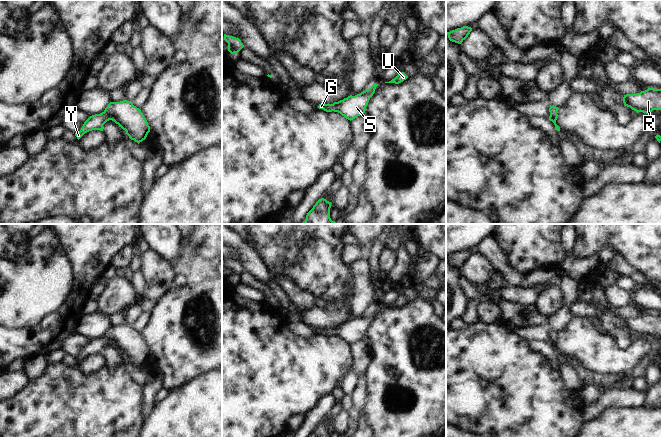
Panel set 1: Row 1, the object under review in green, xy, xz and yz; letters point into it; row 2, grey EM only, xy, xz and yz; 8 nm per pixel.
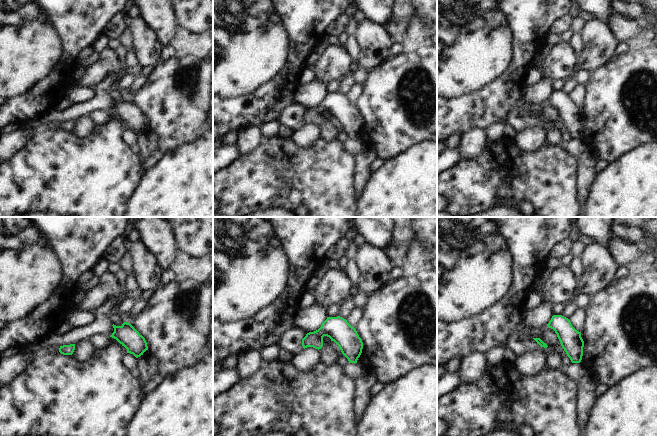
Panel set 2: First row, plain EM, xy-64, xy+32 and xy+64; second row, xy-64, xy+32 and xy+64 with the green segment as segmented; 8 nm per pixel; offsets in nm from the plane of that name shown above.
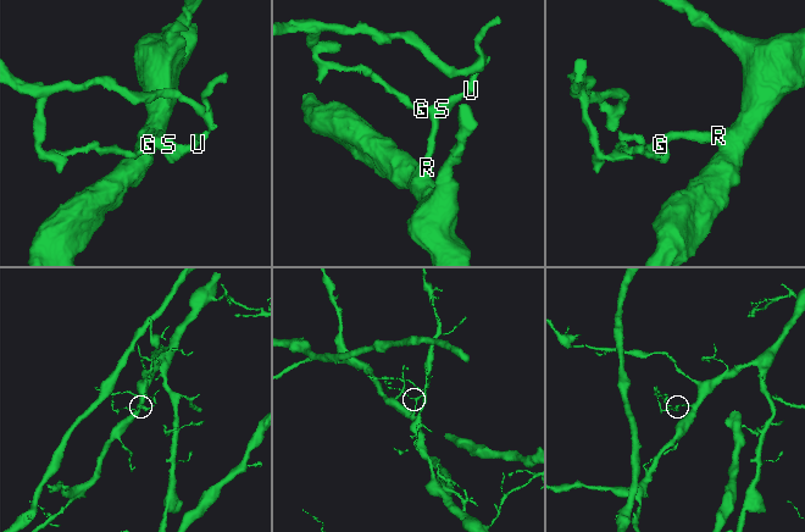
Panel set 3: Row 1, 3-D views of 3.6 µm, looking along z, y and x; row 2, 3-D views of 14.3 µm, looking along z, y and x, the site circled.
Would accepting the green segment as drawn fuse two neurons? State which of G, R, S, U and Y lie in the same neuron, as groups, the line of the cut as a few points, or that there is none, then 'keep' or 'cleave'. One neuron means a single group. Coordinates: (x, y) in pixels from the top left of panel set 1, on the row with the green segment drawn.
G R S U Y; no cut; keep

